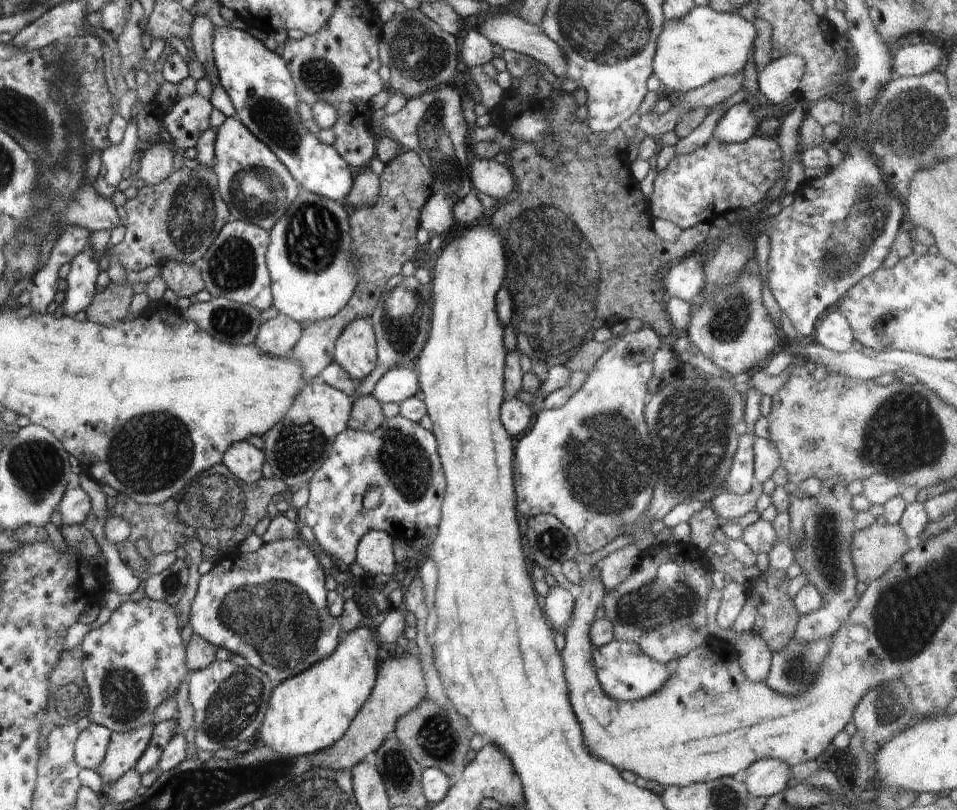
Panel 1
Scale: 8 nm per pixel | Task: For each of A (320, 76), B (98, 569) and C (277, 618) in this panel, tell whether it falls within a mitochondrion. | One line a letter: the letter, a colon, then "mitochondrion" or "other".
A: mitochondrion
B: other
C: mitochondrion

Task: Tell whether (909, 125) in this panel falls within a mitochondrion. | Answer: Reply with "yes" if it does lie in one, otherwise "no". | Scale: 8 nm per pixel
yes

